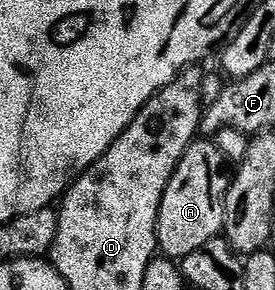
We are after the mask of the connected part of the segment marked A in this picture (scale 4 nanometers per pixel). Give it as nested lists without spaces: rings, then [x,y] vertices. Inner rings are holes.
[[[195,139],[188,147],[188,151],[184,151],[184,155],[164,191],[164,199],[160,203],[158,212],[158,248],[165,256],[171,259],[181,259],[192,255],[192,251],[196,251],[196,247],[204,247],[204,243],[208,243],[225,230],[226,191],[231,182],[228,173],[226,177],[226,168],[228,168],[226,156],[213,140]]]

